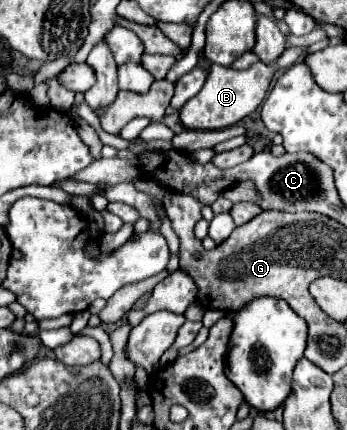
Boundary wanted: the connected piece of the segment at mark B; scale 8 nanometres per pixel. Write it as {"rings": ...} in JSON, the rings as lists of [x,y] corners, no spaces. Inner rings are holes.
{"rings":[[[292,47],[292,49],[286,49],[282,53],[282,57],[274,63],[274,65],[264,65],[264,63],[254,63],[252,67],[248,69],[226,69],[226,67],[220,67],[220,65],[212,65],[208,77],[206,77],[206,83],[204,87],[200,89],[200,93],[196,97],[192,97],[182,109],[180,109],[180,119],[182,123],[188,127],[188,129],[202,129],[202,131],[214,131],[214,129],[224,129],[224,127],[230,127],[234,123],[238,123],[240,119],[248,117],[250,113],[254,113],[260,103],[264,101],[266,93],[268,93],[268,87],[274,79],[274,73],[282,73],[286,71],[288,67],[292,67],[300,55],[304,53],[302,47]]]}

